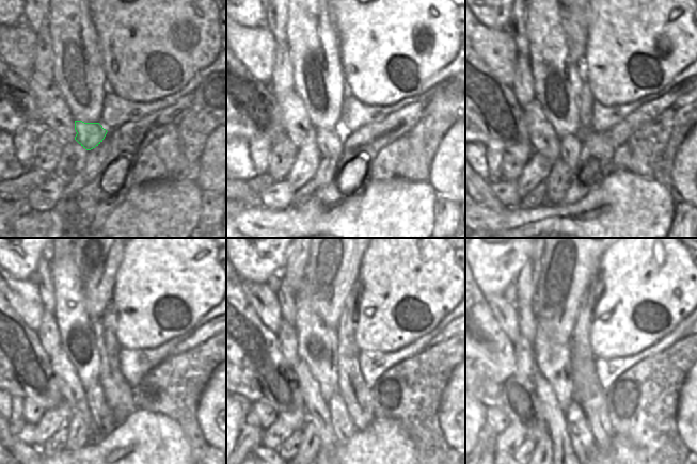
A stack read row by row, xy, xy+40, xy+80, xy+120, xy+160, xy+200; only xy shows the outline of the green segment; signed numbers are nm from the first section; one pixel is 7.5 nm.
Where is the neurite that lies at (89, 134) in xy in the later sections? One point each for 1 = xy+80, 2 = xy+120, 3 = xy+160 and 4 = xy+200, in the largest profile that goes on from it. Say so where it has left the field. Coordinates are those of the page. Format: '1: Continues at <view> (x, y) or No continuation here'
1: Continues at xy+80 (570, 146)
2: Continues at xy+120 (112, 392)
3: Continues at xy+160 (351, 409)
4: Continues at xy+200 (589, 428).

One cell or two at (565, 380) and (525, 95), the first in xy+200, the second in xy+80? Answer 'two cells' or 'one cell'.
two cells

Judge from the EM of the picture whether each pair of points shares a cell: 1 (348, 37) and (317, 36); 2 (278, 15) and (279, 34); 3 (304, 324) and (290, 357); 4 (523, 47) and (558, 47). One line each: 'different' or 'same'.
1: different
2: same
3: different
4: different

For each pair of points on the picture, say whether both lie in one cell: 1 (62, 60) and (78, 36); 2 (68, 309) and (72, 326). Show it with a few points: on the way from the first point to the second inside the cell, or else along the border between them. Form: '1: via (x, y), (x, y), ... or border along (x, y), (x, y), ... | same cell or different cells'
1: via (67, 54), (75, 47), (75, 42) | same cell
2: via (70, 314), (72, 322) | same cell

